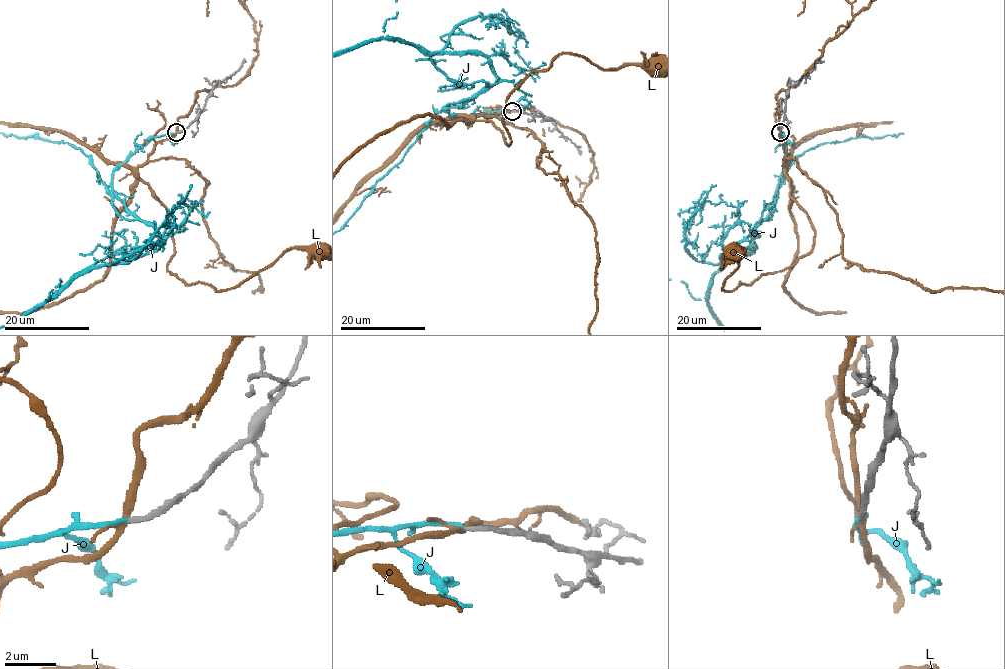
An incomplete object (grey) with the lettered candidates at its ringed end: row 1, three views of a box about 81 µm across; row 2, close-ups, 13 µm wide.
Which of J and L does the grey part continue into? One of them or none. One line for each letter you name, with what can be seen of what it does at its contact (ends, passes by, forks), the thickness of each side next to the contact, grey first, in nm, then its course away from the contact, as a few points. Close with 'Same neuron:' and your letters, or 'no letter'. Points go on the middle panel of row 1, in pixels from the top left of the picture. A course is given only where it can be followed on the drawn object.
J: It ends there. Thickness 180 nm (grey) against 150 nm
Same neuron: J

